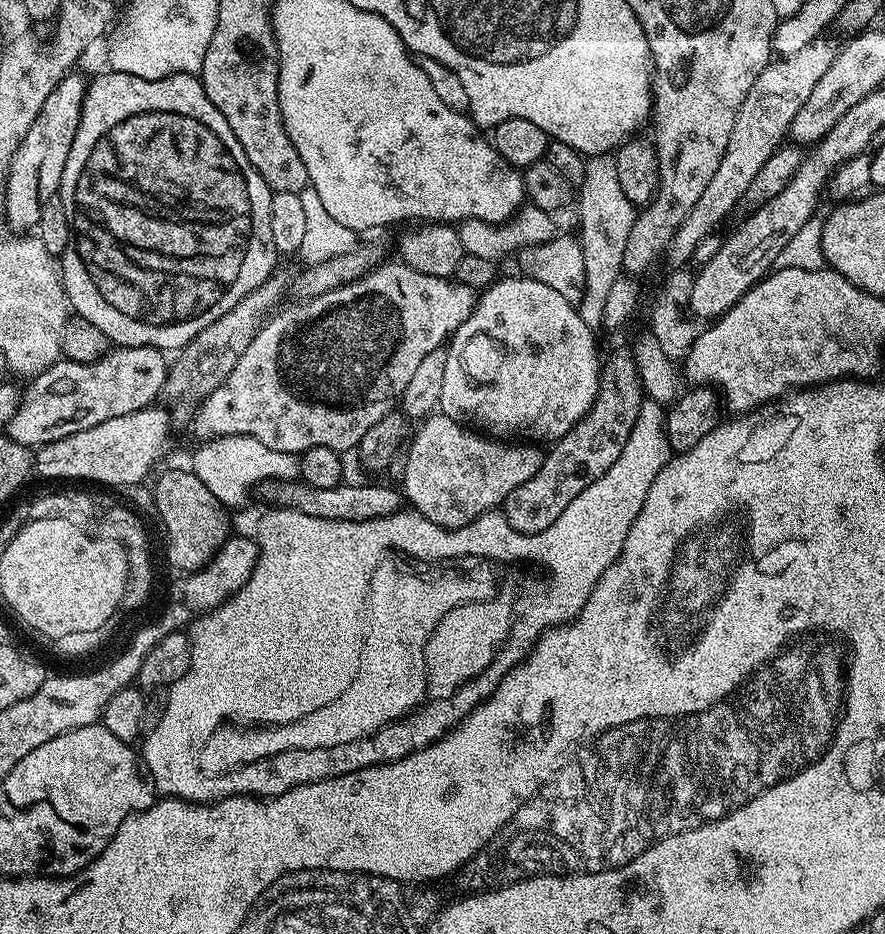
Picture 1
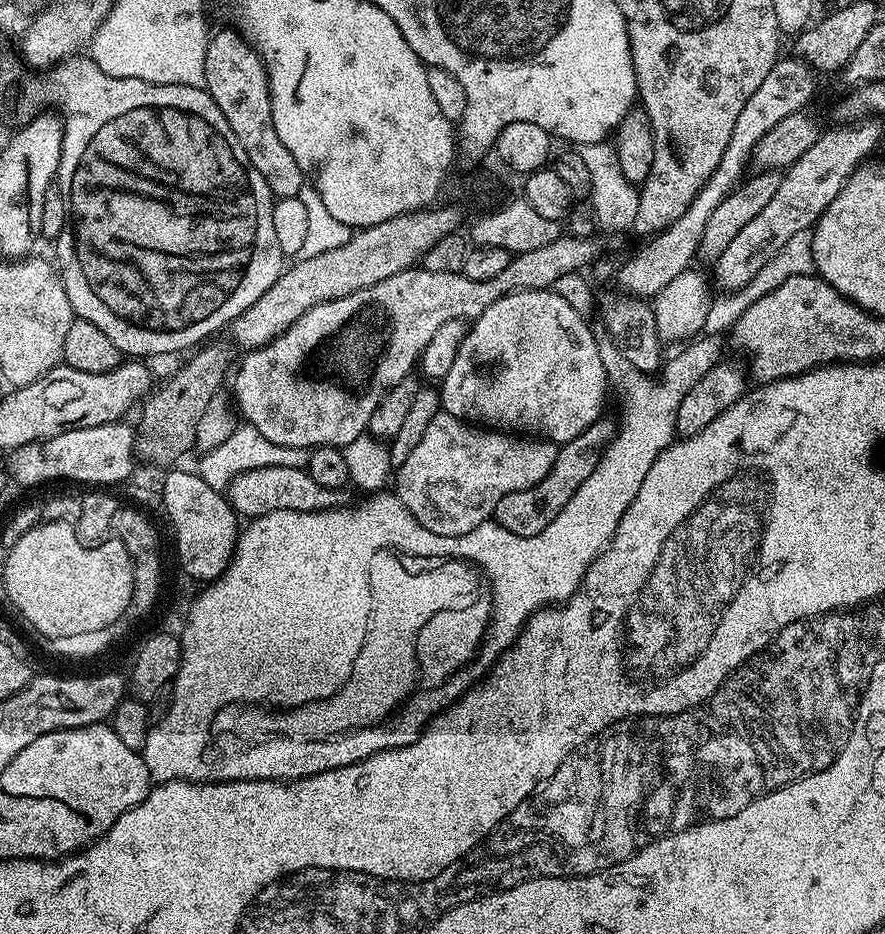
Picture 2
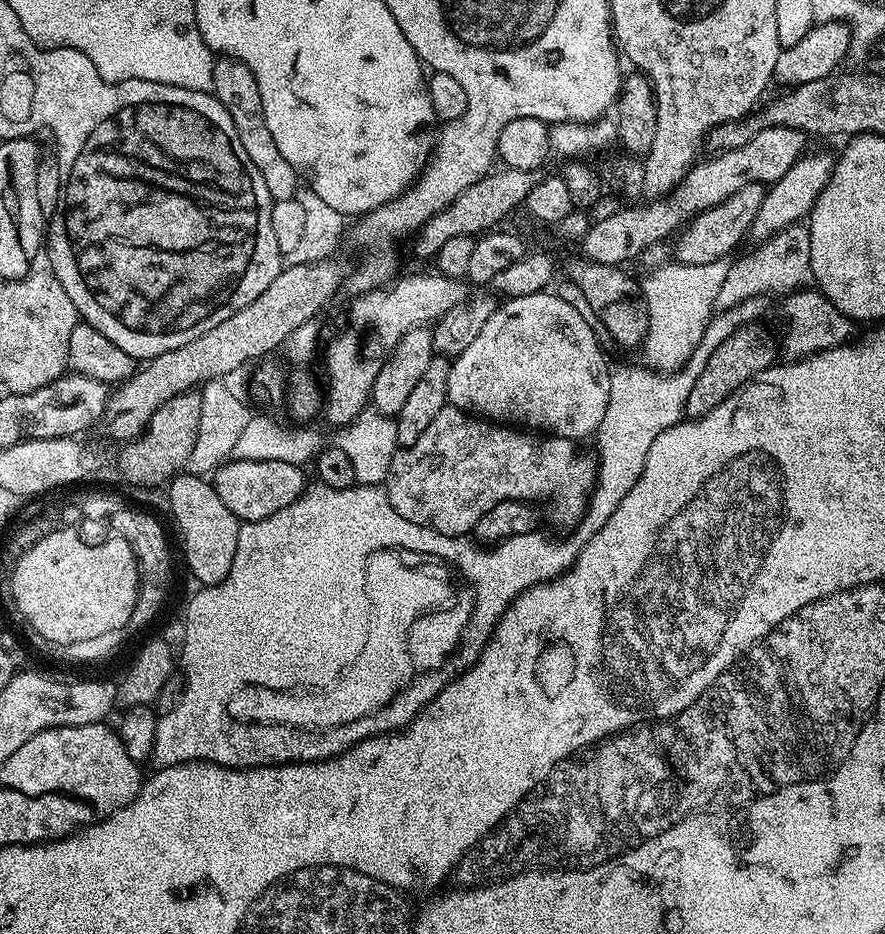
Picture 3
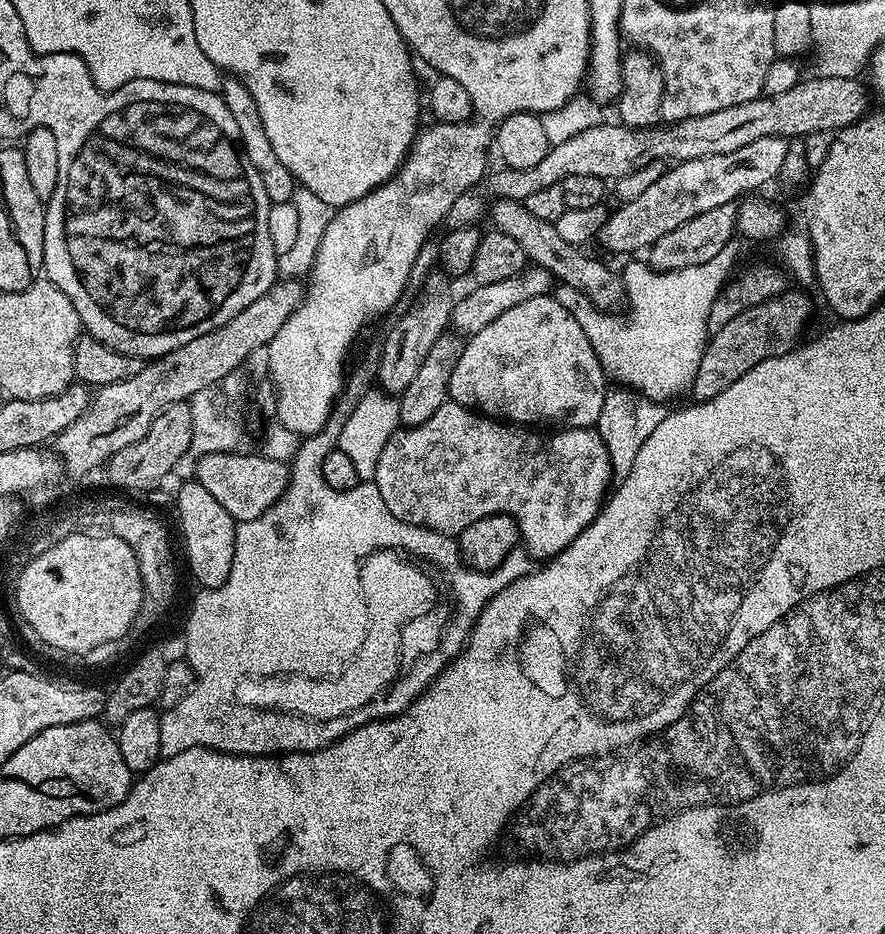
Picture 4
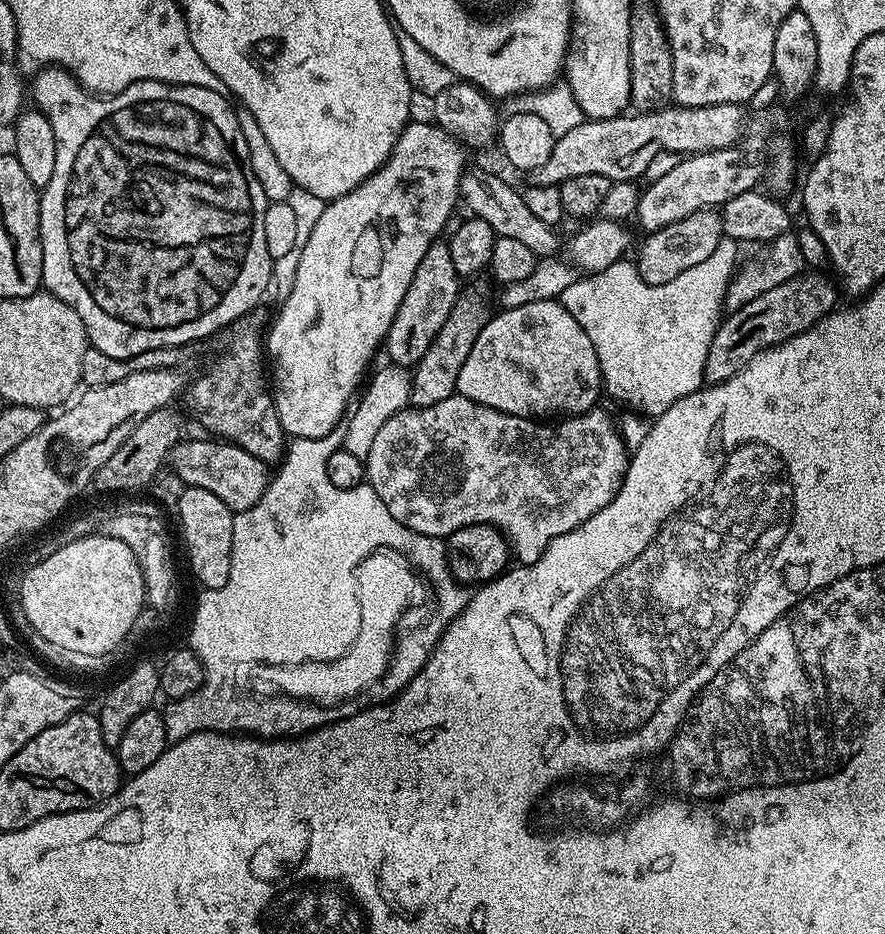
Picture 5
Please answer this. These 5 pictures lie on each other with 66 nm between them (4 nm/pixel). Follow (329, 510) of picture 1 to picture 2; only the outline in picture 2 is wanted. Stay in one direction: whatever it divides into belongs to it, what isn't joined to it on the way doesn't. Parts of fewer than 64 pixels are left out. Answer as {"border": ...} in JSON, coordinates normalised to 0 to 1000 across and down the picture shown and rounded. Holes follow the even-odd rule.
{"border":[[[296,499],[294,502],[278,503],[268,507],[255,524],[263,546],[276,555],[310,550],[310,546],[363,548],[369,544],[388,544],[394,539],[393,529],[388,522],[368,525],[368,520],[359,520],[359,516],[355,516],[345,502],[324,499]]]}

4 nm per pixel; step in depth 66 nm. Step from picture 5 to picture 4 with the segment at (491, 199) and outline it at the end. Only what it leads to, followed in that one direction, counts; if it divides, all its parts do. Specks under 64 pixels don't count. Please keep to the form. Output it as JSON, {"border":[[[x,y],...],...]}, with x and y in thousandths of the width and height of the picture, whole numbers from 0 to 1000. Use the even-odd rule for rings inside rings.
{"border":[[[562,213],[560,218],[555,219],[554,236],[558,239],[559,247],[567,251],[576,251],[585,263],[602,282],[605,286],[617,288],[624,293],[633,304],[640,304],[646,309],[662,315],[671,324],[682,333],[693,333],[696,328],[704,327],[707,319],[704,299],[694,290],[689,289],[680,279],[660,272],[660,268],[638,258],[631,251],[626,240],[612,238],[612,233],[603,233],[599,225],[586,214],[566,214]]]}

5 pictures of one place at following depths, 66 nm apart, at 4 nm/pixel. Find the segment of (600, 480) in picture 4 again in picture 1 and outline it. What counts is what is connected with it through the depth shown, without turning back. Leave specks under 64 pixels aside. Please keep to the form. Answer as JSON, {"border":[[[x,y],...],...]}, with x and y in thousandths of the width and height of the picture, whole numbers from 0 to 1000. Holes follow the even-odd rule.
{"border":[[[501,443],[485,445],[471,458],[475,459],[471,460],[470,468],[466,467],[460,476],[462,490],[454,519],[454,531],[460,539],[461,535],[466,539],[462,541],[469,547],[501,565],[521,565],[547,549],[564,545],[576,529],[576,525],[603,512],[603,507],[608,507],[608,499],[612,499],[615,494],[615,484],[606,481],[609,479],[605,474],[571,473],[568,470],[544,465]]]}

